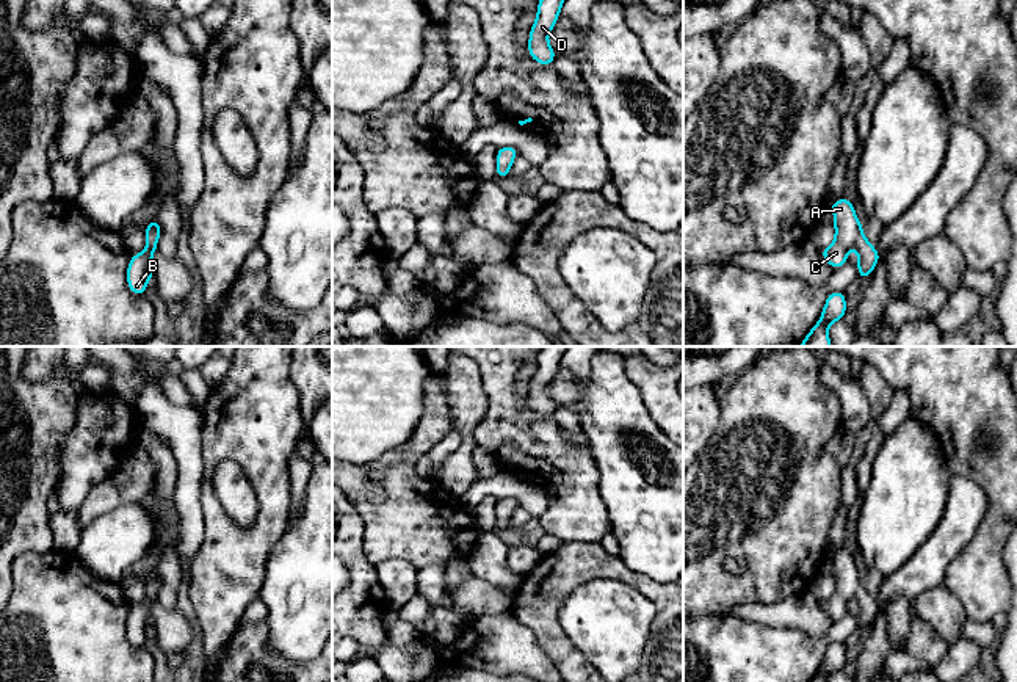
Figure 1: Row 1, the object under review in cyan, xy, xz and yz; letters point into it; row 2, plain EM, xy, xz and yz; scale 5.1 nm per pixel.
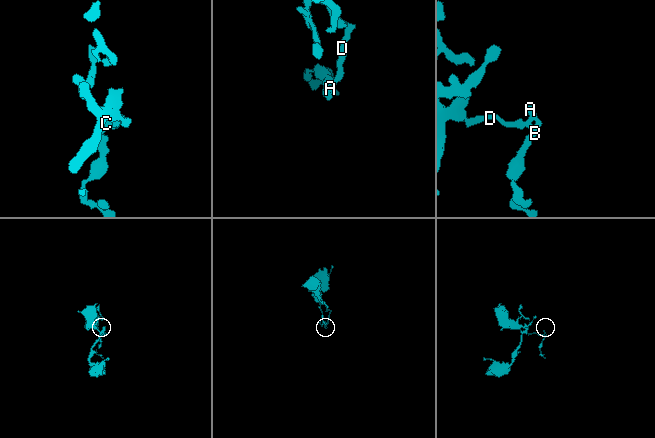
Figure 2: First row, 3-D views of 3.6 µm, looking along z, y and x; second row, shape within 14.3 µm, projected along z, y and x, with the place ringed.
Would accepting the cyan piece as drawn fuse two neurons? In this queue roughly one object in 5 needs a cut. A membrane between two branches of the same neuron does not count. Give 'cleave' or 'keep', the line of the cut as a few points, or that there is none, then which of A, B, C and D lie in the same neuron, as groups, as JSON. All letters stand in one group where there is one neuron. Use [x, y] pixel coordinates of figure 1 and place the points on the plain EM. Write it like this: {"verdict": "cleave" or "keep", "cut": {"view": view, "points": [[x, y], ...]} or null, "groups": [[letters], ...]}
{"verdict": "keep", "cut": null, "groups": [["A", "B", "C", "D"]]}

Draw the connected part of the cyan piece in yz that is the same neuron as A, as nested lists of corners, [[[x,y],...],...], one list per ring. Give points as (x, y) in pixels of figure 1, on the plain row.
[[[846,547],[829,557],[834,564],[835,589],[829,599],[820,600],[820,605],[832,621],[838,621],[848,613],[848,600],[854,597],[859,605],[857,629],[863,632],[873,624],[882,607],[865,589],[862,574],[857,571],[854,557]]]

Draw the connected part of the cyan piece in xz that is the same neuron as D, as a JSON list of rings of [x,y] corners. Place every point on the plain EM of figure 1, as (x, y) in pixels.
[[[542,346],[537,354],[537,367],[530,381],[528,404],[542,417],[553,415],[556,409],[547,387],[558,372],[566,348],[567,346]]]

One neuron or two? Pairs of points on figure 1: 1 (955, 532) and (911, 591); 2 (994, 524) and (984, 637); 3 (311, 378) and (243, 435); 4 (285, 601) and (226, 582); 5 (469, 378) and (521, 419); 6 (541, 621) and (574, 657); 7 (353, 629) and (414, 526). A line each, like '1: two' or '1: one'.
1: one
2: two
3: two
4: two
5: two
6: one
7: two

